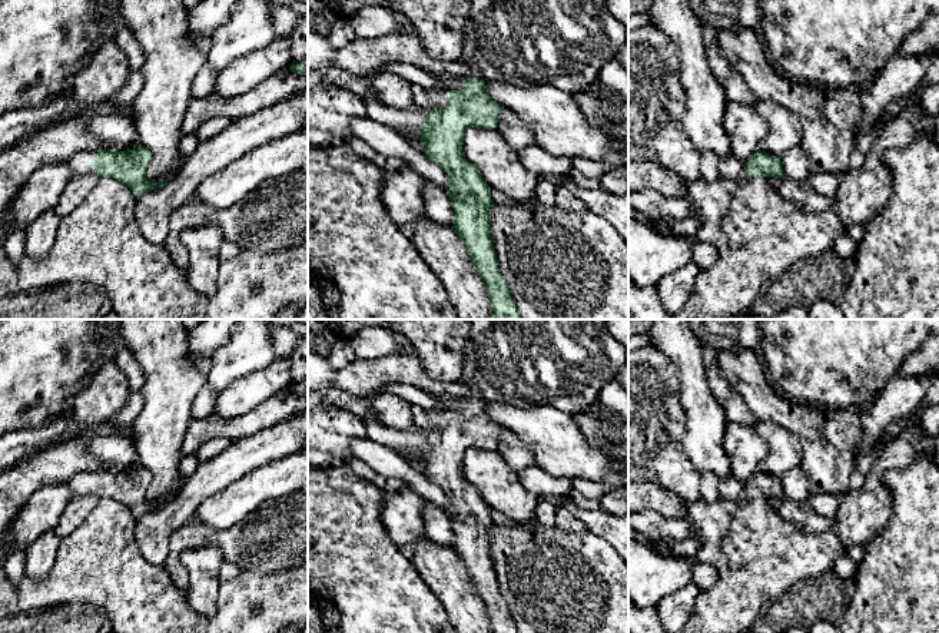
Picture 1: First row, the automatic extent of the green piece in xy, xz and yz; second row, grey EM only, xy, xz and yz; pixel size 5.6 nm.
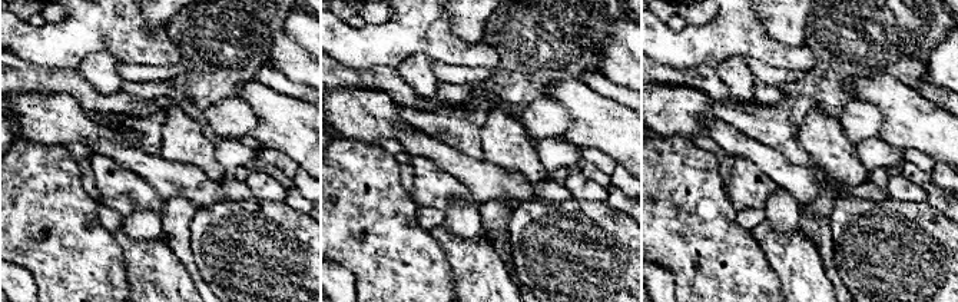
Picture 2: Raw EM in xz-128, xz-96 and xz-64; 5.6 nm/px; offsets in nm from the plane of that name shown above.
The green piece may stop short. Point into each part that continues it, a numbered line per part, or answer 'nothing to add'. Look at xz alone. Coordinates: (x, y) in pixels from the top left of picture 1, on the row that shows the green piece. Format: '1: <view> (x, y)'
1: xz (440, 98)
2: xz (398, 119)

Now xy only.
1: xy (80, 163)

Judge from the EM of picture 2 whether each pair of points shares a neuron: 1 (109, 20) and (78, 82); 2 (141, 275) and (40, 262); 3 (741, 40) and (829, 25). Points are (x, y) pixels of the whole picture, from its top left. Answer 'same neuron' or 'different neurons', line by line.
1: different neurons
2: different neurons
3: different neurons

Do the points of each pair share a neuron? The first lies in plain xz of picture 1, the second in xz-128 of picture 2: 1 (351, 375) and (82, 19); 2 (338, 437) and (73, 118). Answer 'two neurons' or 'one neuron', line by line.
1: one neuron
2: one neuron

